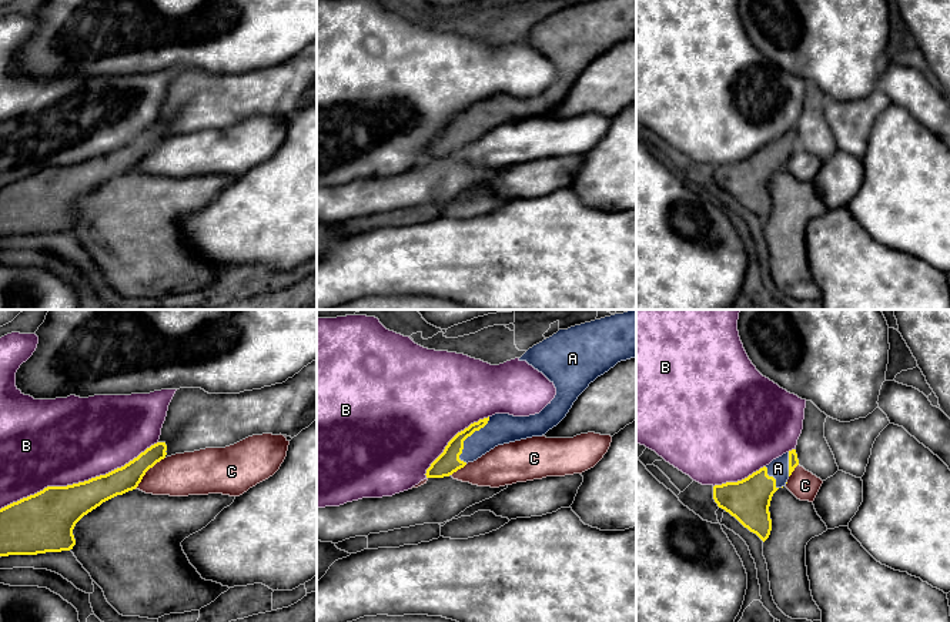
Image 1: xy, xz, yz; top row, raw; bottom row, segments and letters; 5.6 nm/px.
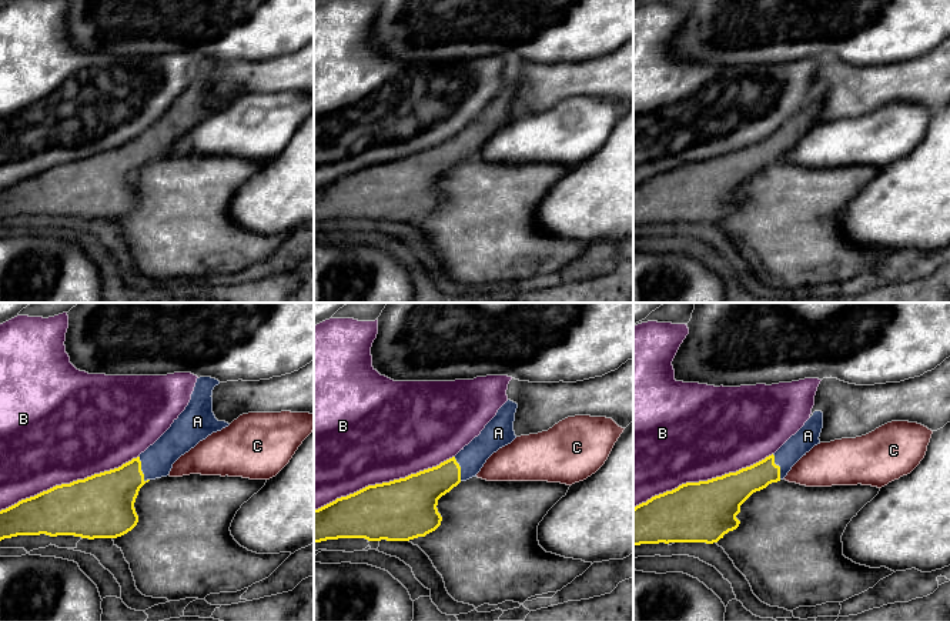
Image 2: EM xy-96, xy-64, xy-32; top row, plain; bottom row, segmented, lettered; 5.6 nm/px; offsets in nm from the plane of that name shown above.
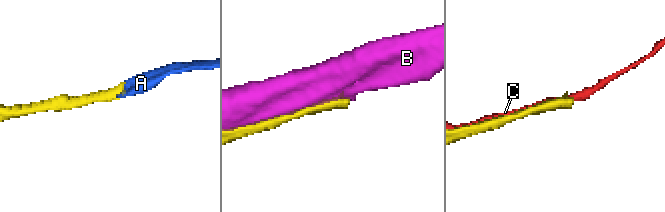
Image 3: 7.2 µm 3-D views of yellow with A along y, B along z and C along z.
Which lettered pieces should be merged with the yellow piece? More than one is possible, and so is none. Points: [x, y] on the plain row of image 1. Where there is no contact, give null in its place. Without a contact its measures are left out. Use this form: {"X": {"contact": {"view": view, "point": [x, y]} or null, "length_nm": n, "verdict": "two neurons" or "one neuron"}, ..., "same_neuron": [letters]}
{"A": {"contact": {"view": "xz", "point": [468, 116]}, "length_nm": 300, "verdict": "one neuron"}, "B": {"contact": {"view": "xy", "point": [79, 163]}, "length_nm": 950, "verdict": "two neurons"}, "C": {"contact": {"view": "xy", "point": [147, 150]}, "length_nm": 260, "verdict": "two neurons"}, "same_neuron": ["A"]}

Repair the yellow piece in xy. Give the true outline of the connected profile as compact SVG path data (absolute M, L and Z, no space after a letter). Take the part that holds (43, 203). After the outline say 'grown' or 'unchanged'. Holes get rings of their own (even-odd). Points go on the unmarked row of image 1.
M157 123L137 138L106 156L67 167L47 167L43 171L0 190L0 237L37 235L70 231L76 225L76 204L103 183L133 171L145 153L167 136L165 123Z; unchanged

